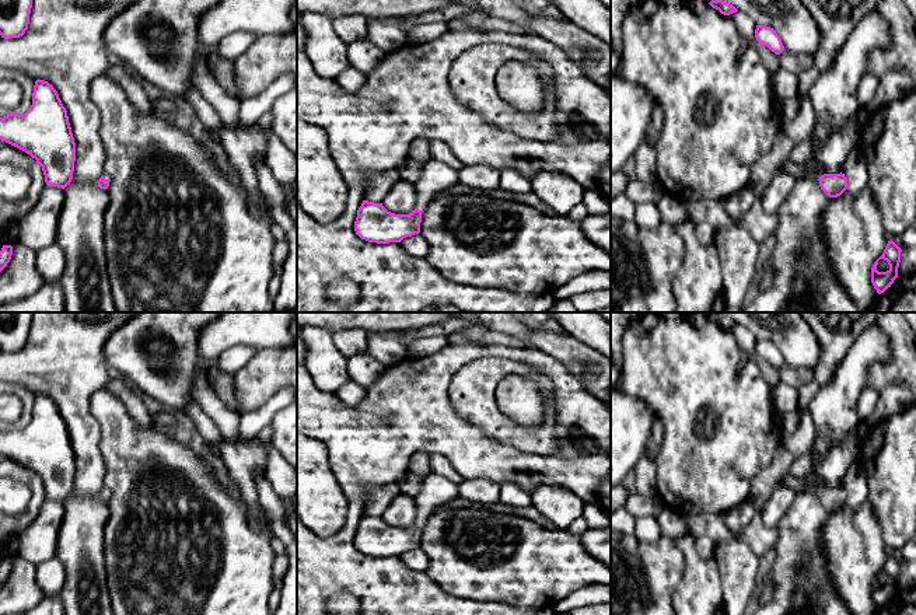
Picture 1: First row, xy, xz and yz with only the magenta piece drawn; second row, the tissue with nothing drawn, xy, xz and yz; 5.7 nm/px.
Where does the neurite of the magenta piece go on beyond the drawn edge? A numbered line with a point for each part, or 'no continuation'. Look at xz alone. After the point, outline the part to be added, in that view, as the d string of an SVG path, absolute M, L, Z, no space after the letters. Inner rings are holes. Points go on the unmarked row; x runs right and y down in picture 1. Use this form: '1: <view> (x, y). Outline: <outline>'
1: xz (436, 491). Outline: M436 474L423 478L422 489L417 493L417 518L416 523L423 524L424 520L447 502L458 496L458 485L452 481Z

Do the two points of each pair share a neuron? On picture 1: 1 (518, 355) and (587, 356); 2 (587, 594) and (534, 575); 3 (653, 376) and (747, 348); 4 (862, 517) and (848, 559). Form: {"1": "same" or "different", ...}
{"1": "different", "2": "different", "3": "different", "4": "same"}

